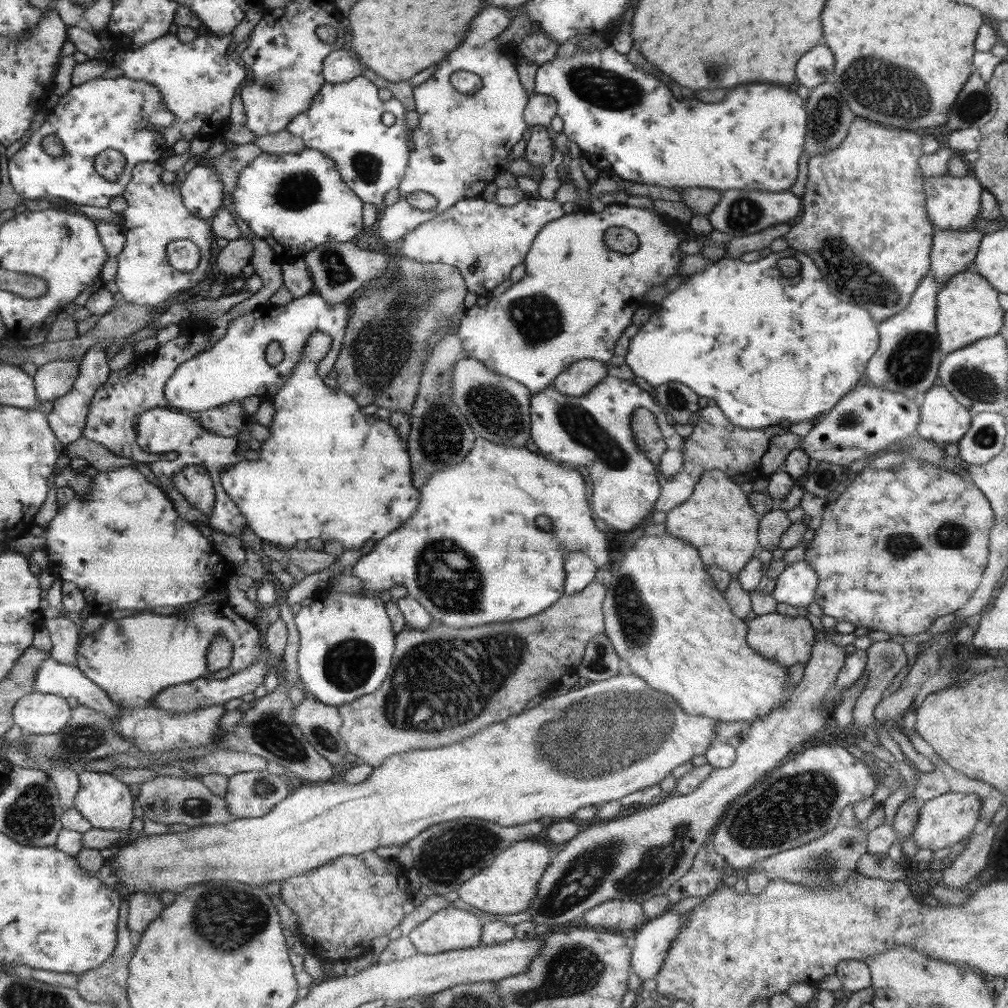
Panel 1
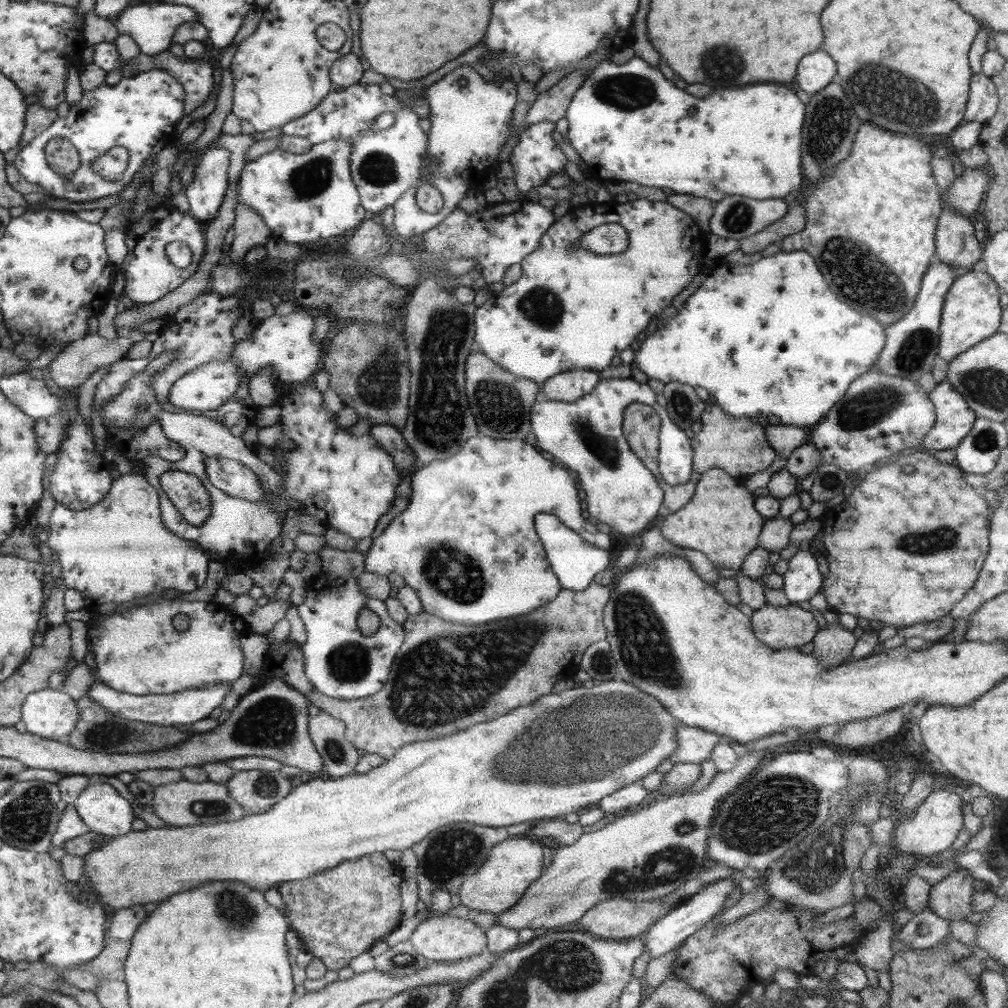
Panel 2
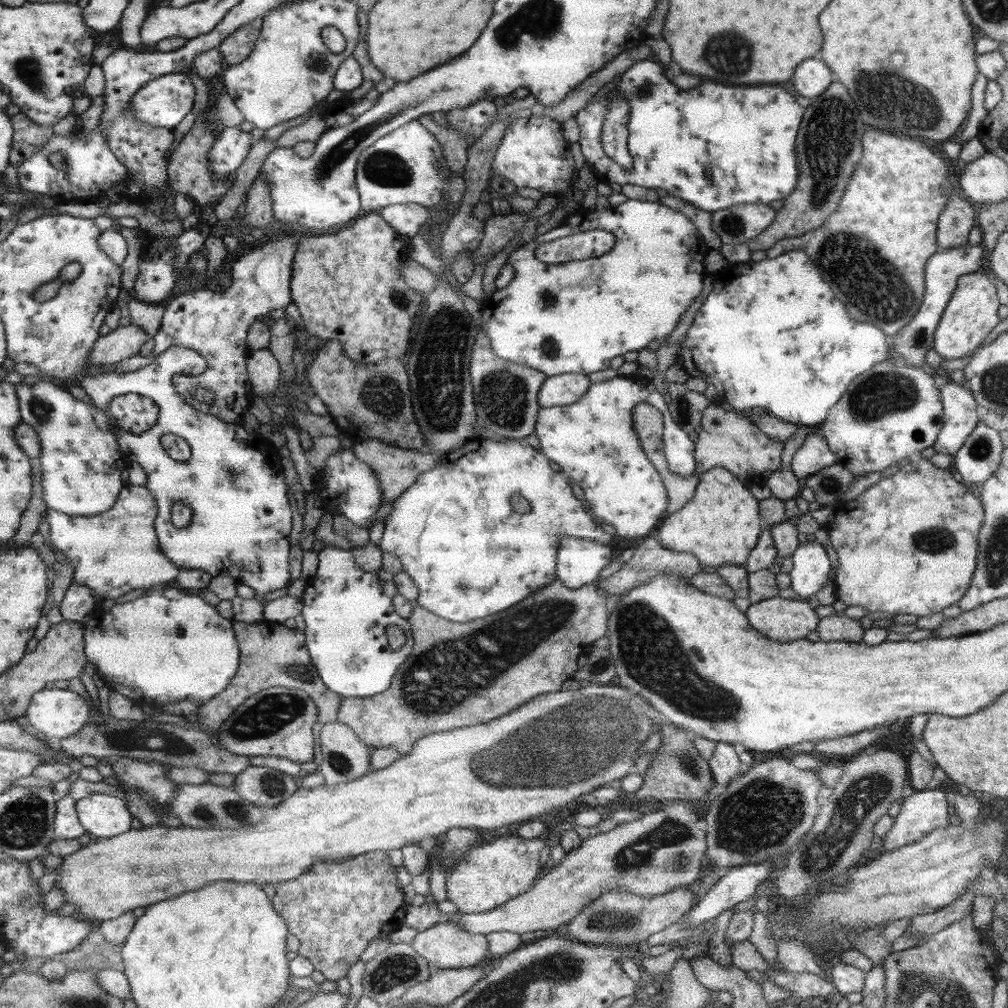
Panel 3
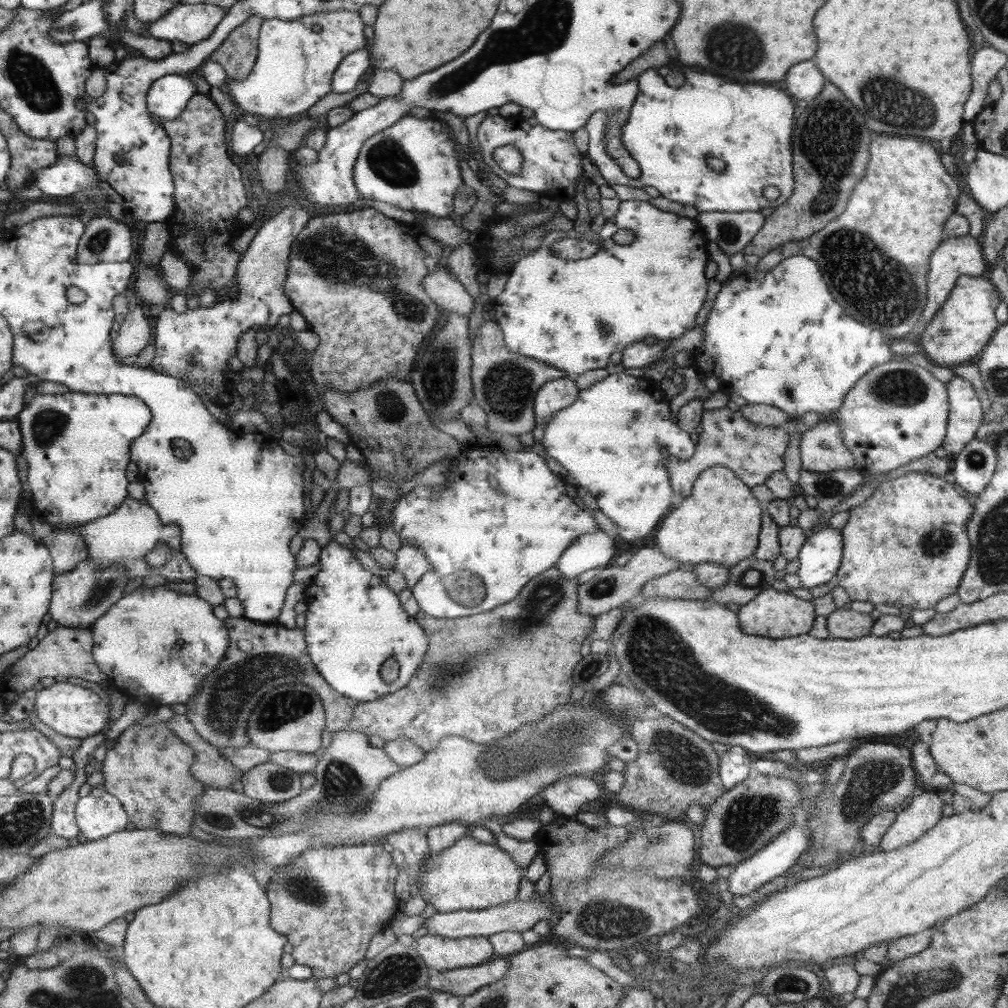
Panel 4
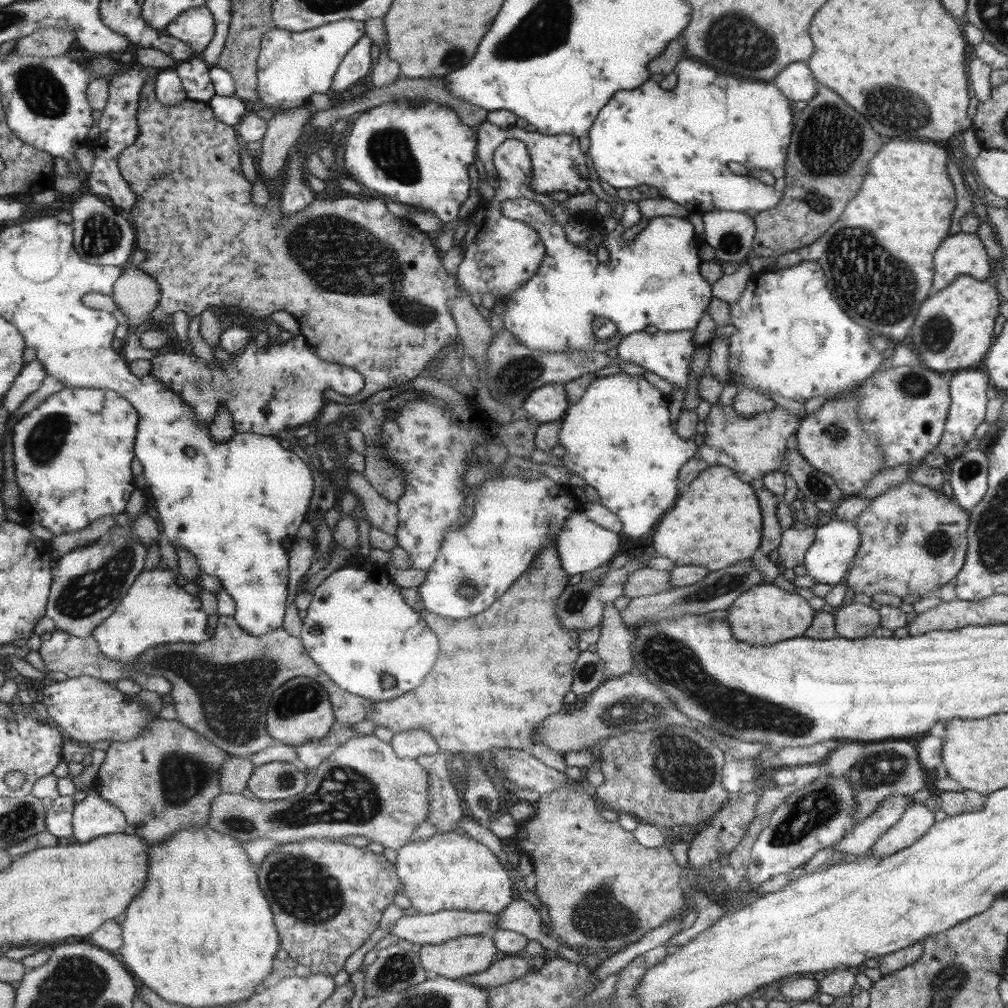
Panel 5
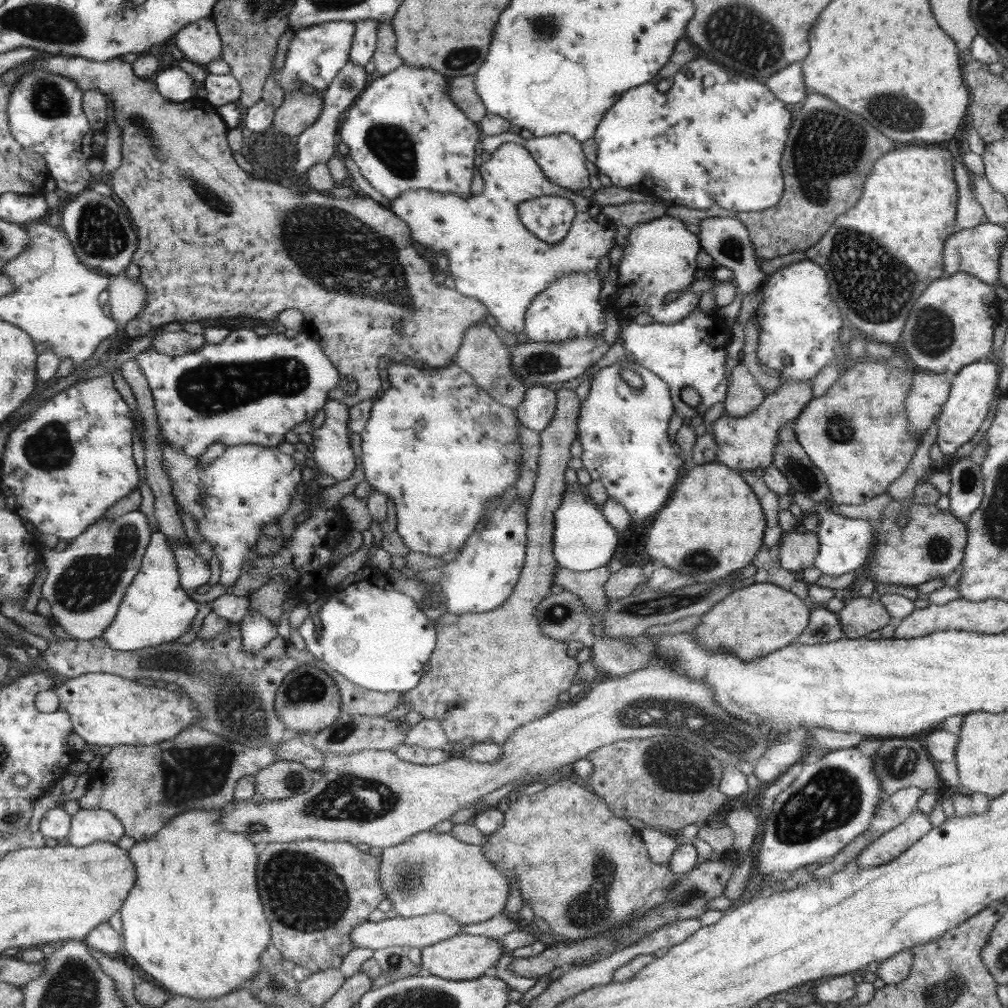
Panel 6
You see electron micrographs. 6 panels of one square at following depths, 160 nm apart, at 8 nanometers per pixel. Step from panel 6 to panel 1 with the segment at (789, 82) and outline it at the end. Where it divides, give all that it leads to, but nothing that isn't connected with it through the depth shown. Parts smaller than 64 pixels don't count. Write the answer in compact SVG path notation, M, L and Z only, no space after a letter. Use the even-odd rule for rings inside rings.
M816 46L806 52L796 66L796 78L802 86L816 88L826 82L826 76L834 72L834 56L826 46Z

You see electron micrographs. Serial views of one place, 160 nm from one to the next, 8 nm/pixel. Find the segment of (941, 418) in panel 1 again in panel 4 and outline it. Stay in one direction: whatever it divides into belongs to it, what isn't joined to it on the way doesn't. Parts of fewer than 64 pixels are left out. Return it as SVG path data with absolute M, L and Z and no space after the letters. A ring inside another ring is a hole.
M956 375L946 386L949 400L947 433L941 444L948 456L962 452L983 423L983 410L968 380Z

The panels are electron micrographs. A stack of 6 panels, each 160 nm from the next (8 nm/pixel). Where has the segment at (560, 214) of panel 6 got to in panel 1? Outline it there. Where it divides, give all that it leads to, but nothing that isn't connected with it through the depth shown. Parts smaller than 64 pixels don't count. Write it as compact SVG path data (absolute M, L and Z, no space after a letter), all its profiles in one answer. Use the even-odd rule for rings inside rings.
M617 202L606 205L602 212L595 212L591 209L586 211L579 210L576 213L564 213L562 218L557 218L556 220L548 222L536 235L536 239L532 242L532 247L530 247L528 255L524 258L523 264L526 267L526 275L524 278L516 282L516 284L512 284L512 286L500 296L496 298L488 297L474 307L471 307L463 314L462 318L460 318L457 333L463 342L462 346L466 352L466 356L480 360L480 362L483 362L486 366L490 366L488 370L492 370L492 372L496 372L496 374L520 382L520 384L526 386L526 389L528 389L532 395L553 385L554 380L567 369L569 365L579 360L591 358L591 360L600 360L606 363L606 365L609 365L610 358L615 355L614 349L620 335L632 324L633 313L635 313L639 307L647 304L647 302L642 302L646 292L648 292L650 288L664 284L670 276L674 276L674 274L678 272L678 266L680 266L680 262L682 262L682 254L680 254L680 250L678 250L680 238L678 238L677 232L675 231L678 226L678 224L675 224L663 214ZM610 226L630 229L639 241L636 252L632 255L620 254L614 250L608 249L606 243L604 243L604 233L606 228Z

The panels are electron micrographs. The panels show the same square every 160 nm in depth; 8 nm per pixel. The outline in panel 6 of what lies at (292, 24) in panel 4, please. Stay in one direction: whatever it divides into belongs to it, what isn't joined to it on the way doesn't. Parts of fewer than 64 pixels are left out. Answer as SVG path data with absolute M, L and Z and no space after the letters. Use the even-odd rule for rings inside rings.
M328 21L295 30L294 38L288 47L282 71L276 75L278 84L285 94L298 90L302 82L313 86L319 93L332 82L338 71L349 61L354 42L355 23L348 21Z

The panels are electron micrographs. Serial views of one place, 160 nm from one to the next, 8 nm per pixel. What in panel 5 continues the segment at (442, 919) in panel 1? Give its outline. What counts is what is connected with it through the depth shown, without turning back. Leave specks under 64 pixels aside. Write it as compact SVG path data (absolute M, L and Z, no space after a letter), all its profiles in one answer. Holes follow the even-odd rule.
M488 934L462 935L440 944L423 944L419 956L426 971L462 979L486 970L500 952Z

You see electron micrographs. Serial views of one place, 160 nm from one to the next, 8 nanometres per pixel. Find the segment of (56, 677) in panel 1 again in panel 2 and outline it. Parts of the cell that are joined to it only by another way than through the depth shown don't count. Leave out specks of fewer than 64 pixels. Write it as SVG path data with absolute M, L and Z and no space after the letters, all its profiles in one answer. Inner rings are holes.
M95 679L92 686L87 690L86 695L97 702L97 707L109 710L111 713L126 718L126 720L154 723L158 726L168 727L175 724L196 723L197 721L208 718L210 712L222 704L224 696L230 690L231 684L232 682L219 682L214 686L191 688L190 690L184 690L184 692L173 692L172 694L134 696L134 694L118 692L102 681Z

